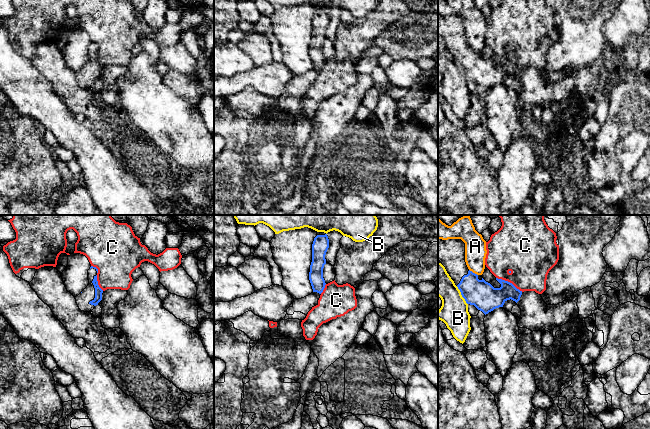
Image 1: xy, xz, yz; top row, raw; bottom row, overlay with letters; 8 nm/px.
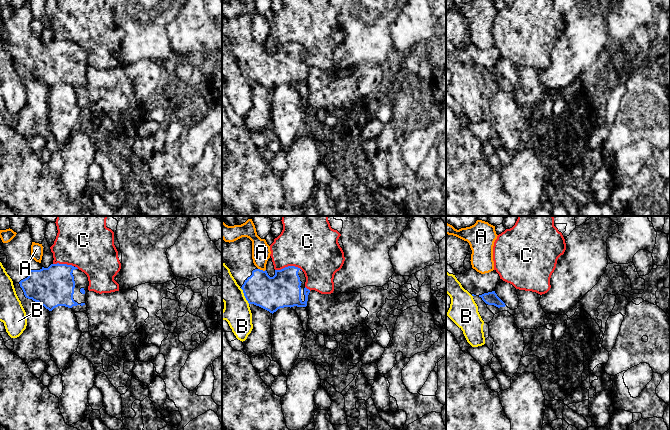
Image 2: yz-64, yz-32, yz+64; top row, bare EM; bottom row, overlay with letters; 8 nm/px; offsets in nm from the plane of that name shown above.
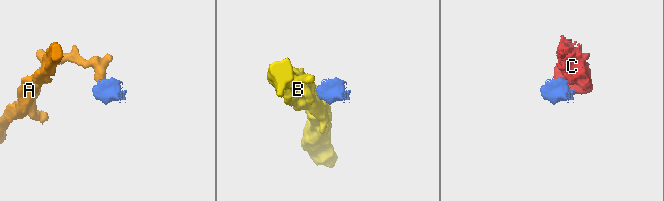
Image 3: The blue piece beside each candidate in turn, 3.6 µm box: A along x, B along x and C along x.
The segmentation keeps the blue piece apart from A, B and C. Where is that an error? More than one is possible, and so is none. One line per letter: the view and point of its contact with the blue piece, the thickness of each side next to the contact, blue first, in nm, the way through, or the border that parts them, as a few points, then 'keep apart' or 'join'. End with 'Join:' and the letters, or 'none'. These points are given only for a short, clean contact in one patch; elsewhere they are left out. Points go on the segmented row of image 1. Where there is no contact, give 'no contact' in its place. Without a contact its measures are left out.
A: contact yz (472, 272); calibres 220 and 180 nm; border yz (469, 269), (477, 275); keep apart
B: contact yz (461, 294); calibres 220 and 220 nm; border yz (456, 286), (467, 304); keep apart
C: contact yz (509, 282); calibres 220 and 360 nm; border yz (496, 277), (511, 282), (522, 291); keep apart
Join: none

